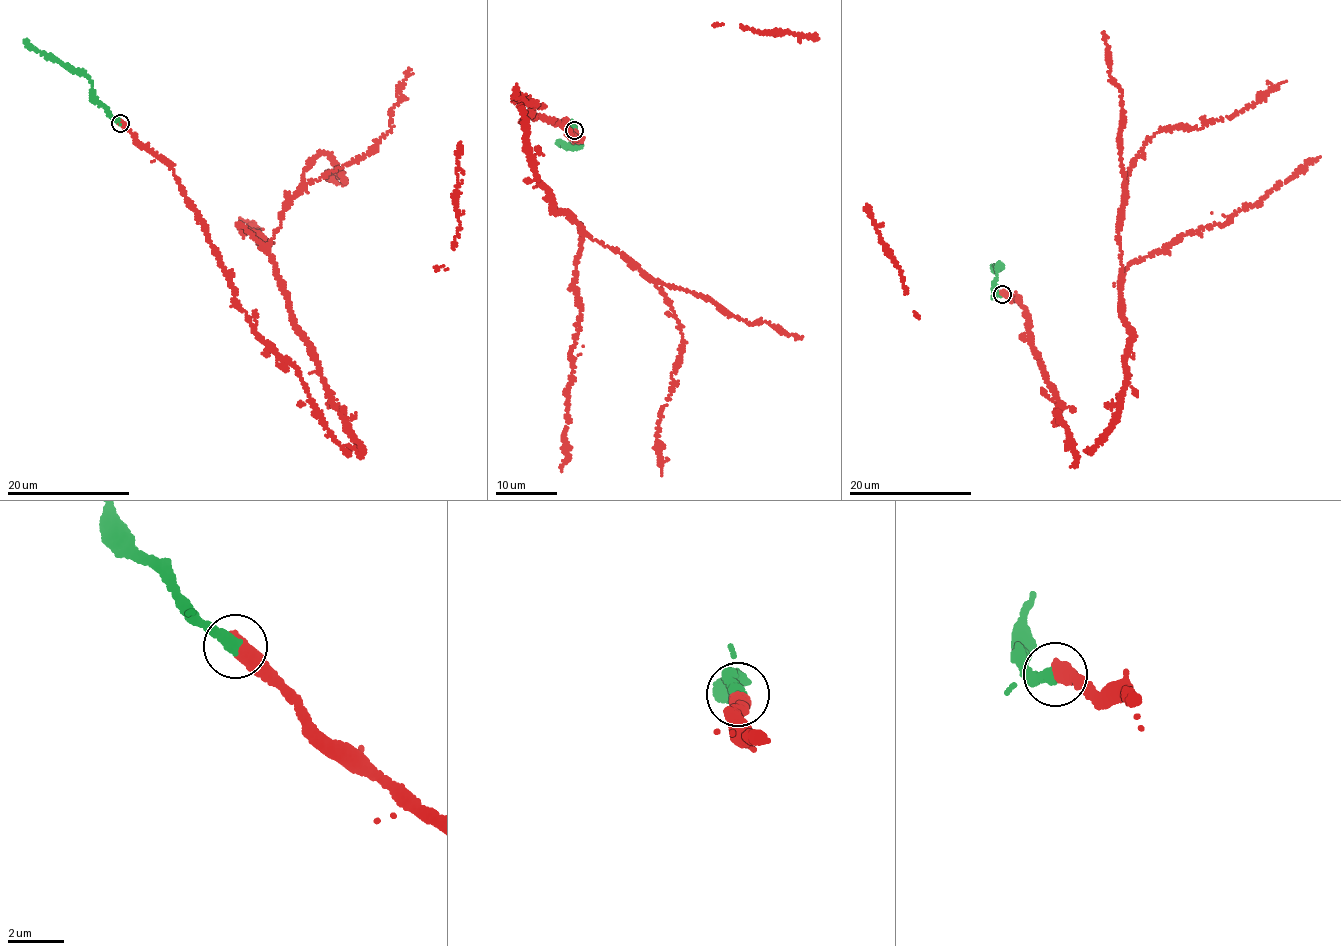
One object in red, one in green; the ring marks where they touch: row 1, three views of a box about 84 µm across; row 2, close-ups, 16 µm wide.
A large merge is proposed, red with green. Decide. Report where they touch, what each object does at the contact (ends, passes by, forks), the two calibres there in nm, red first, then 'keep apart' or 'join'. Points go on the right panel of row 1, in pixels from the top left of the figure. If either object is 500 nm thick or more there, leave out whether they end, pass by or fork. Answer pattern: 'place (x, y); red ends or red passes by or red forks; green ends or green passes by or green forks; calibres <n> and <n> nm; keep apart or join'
place (1002, 294); calibres 500 and 400 nm; join

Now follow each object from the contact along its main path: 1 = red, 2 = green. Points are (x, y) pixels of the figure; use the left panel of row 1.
1: (120, 123), (170, 167), (236, 307), (359, 454), (269, 251), (309, 161), (323, 152), (340, 178)
2: (120, 123), (98, 101), (92, 82), (49, 59), (24, 40)

